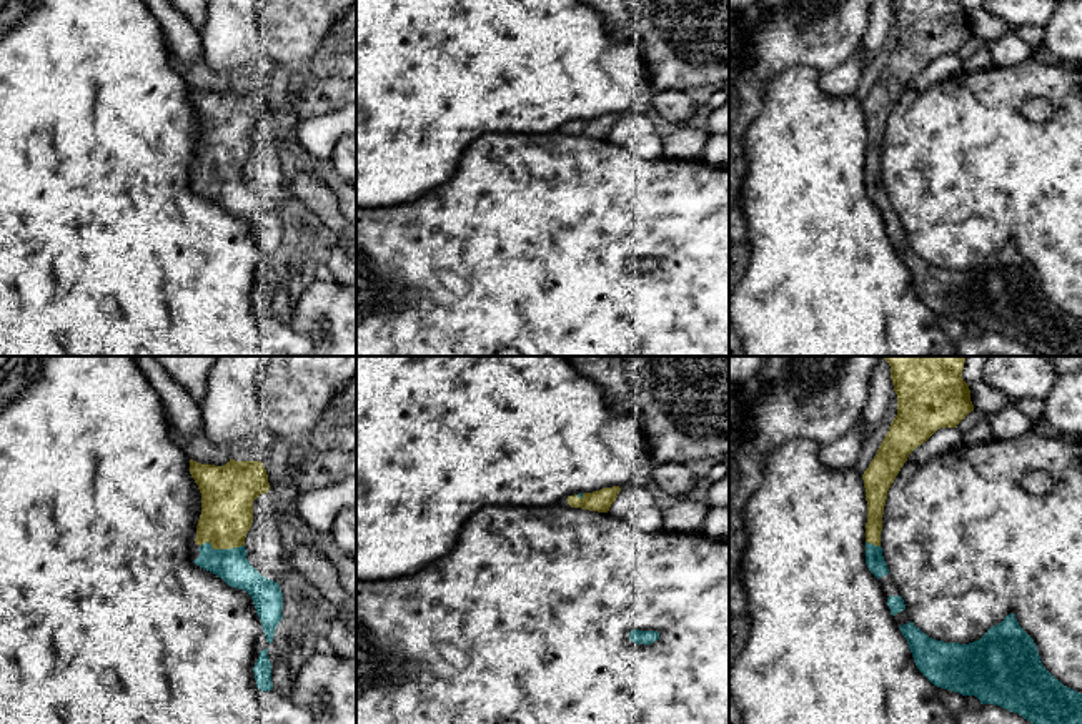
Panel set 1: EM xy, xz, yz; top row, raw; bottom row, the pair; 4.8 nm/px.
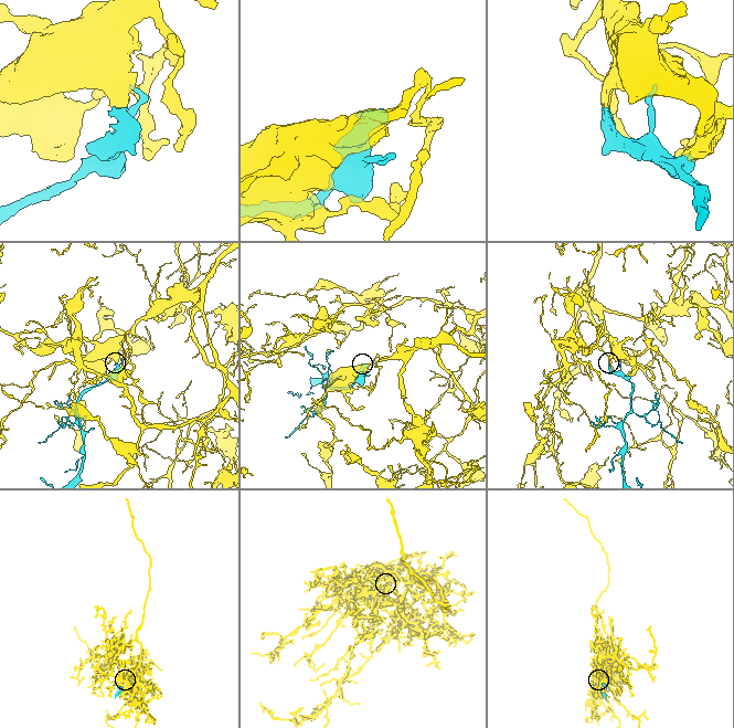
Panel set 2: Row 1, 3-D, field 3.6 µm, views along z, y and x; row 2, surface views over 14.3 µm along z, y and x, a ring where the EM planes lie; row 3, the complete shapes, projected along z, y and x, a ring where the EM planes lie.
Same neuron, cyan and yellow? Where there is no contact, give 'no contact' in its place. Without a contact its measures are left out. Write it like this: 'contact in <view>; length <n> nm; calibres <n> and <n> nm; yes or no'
contact in xy; length 220 nm; calibres 160 and 260 nm; yes

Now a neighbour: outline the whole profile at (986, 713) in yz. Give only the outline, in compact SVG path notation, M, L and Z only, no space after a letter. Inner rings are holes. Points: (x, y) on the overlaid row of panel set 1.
M980 704L979 707L965 707L955 714L955 724L1032 724L1017 712L1010 712L1000 706Z

